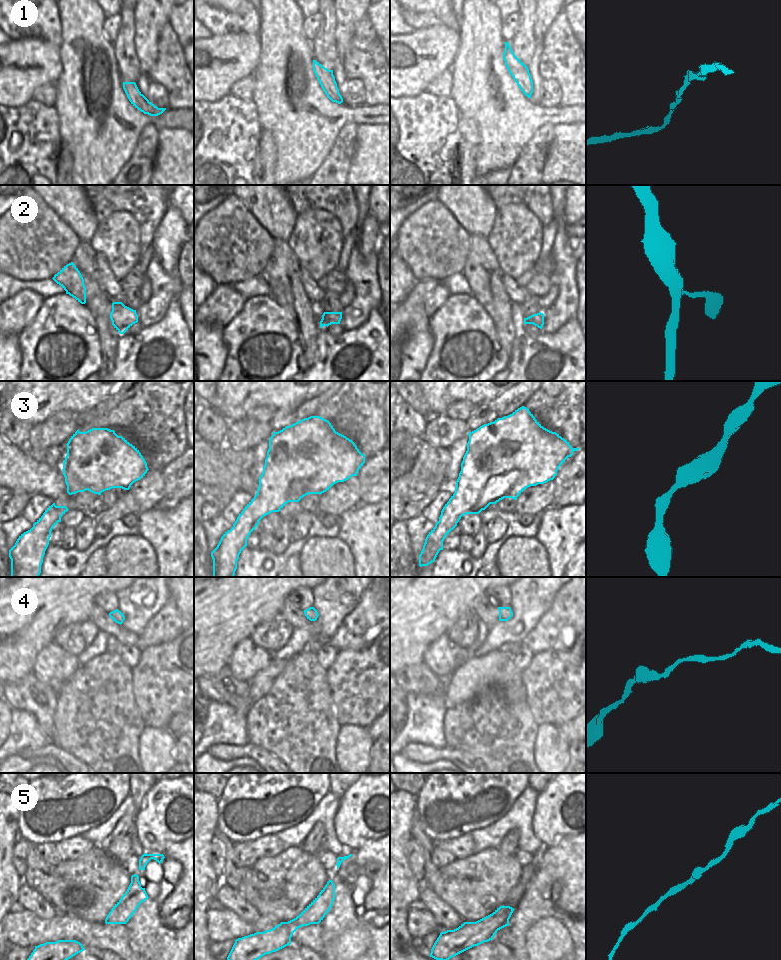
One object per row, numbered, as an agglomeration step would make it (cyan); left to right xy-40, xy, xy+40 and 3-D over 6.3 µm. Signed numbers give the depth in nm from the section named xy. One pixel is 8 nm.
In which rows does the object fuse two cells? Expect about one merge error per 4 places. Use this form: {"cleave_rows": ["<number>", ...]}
{"cleave_rows": []}

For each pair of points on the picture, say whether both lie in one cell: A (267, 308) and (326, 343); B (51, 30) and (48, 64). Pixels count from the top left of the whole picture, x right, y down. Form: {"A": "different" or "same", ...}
{"A": "different", "B": "different"}

